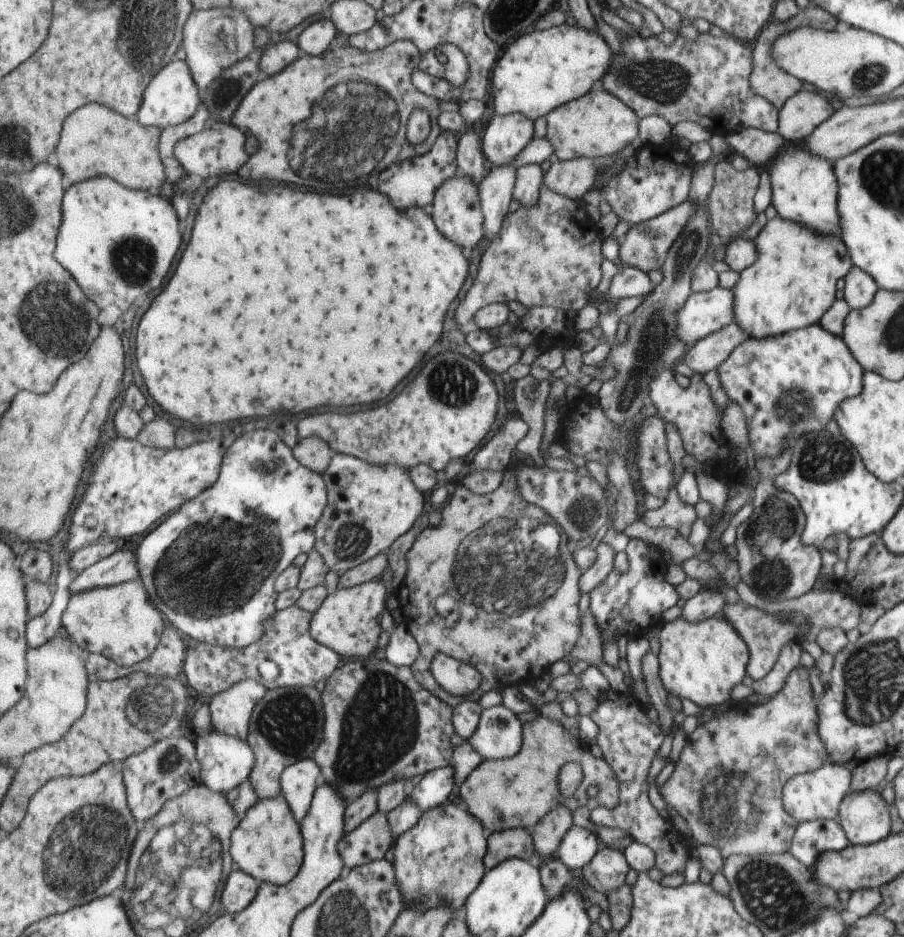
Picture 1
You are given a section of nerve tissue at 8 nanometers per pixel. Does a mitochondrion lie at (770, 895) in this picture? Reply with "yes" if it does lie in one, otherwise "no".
yes

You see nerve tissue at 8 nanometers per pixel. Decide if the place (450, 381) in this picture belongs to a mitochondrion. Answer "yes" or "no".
yes

